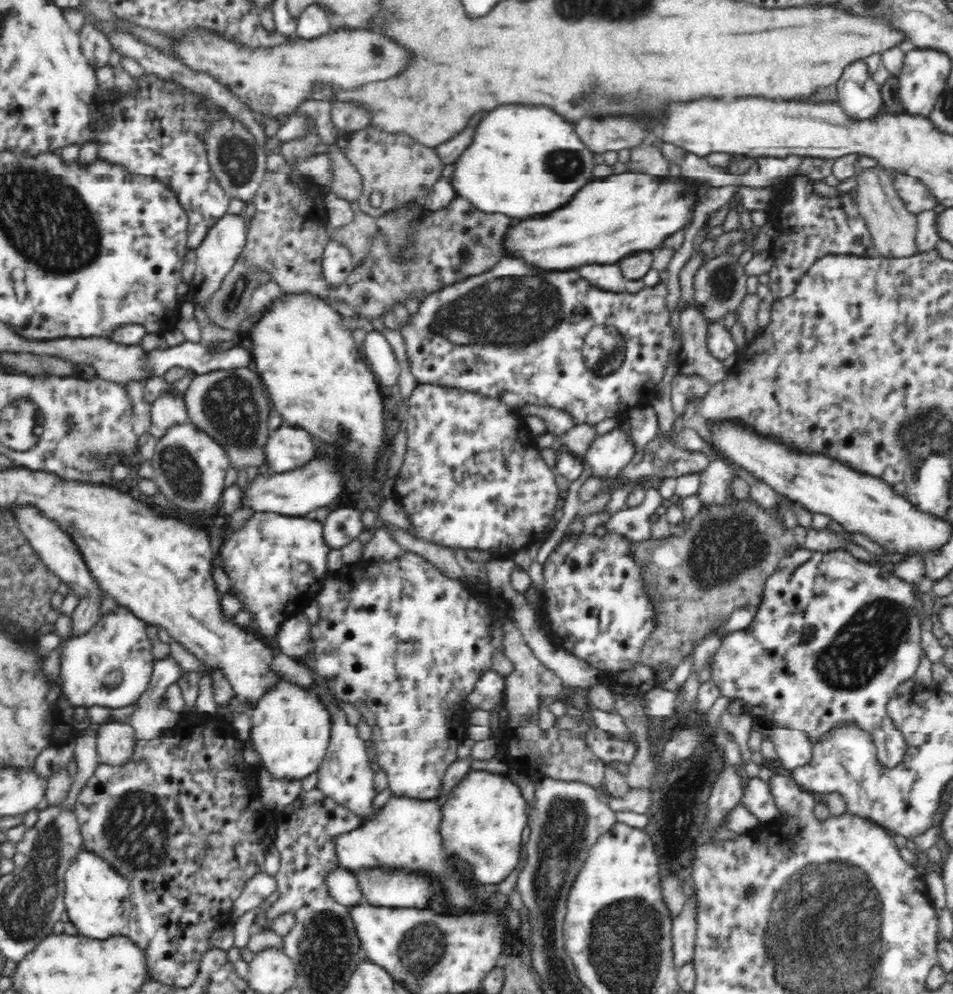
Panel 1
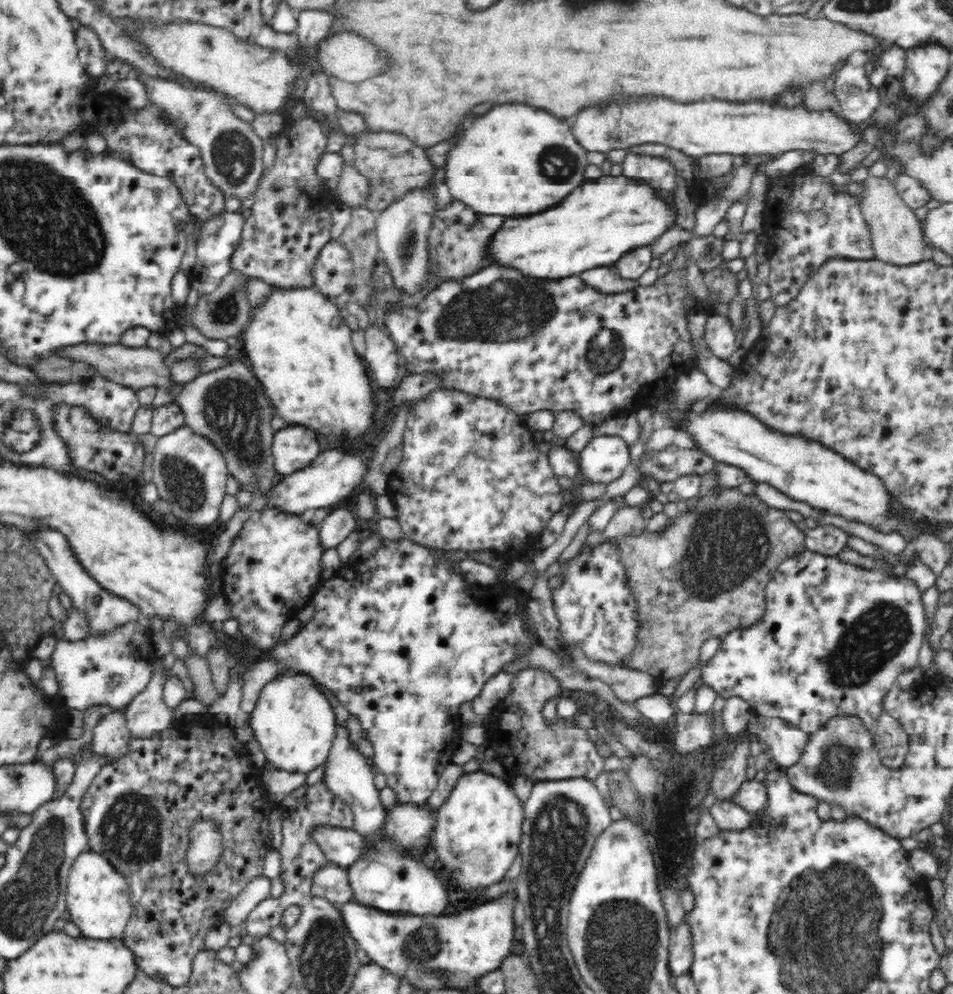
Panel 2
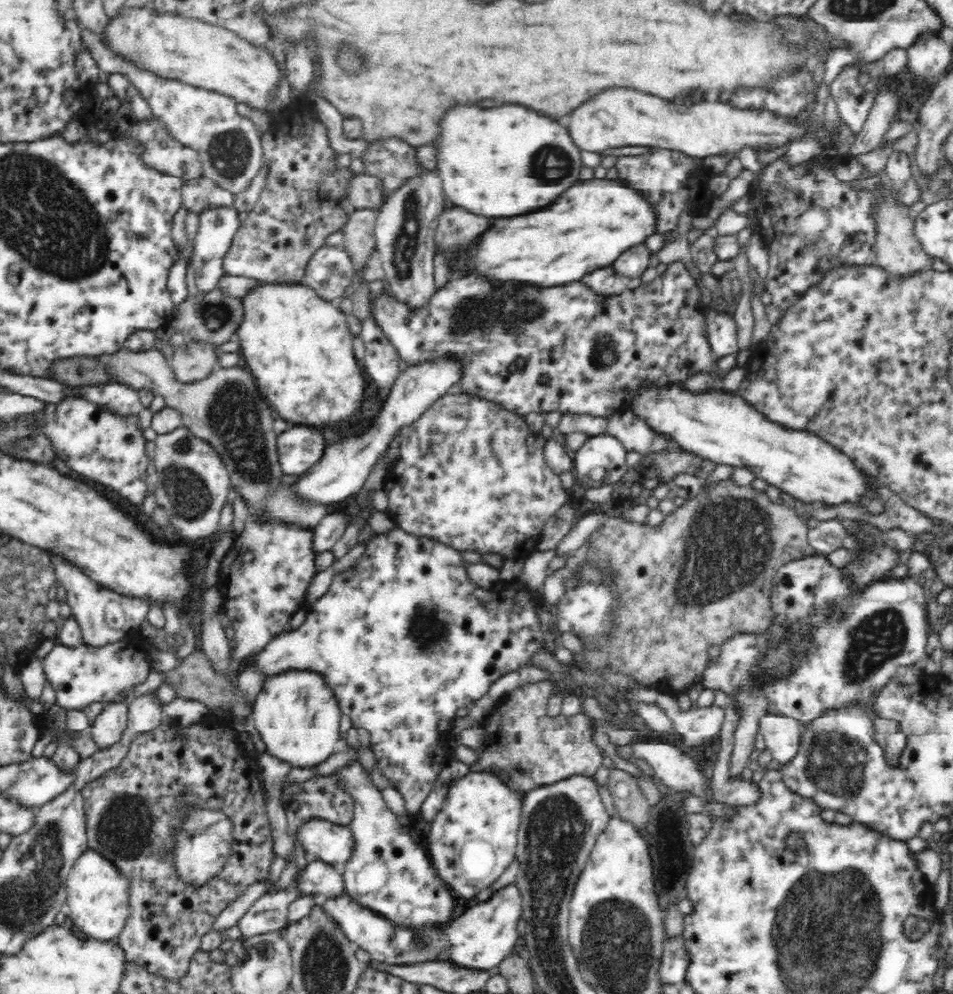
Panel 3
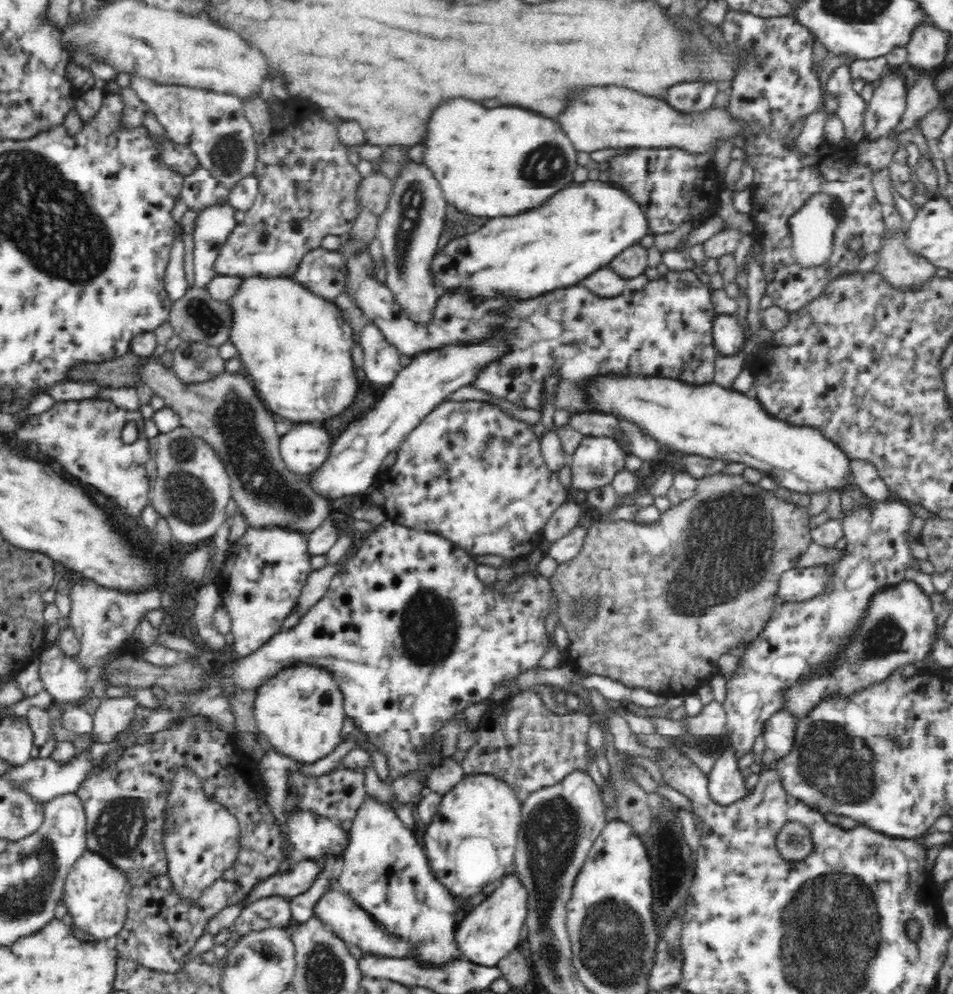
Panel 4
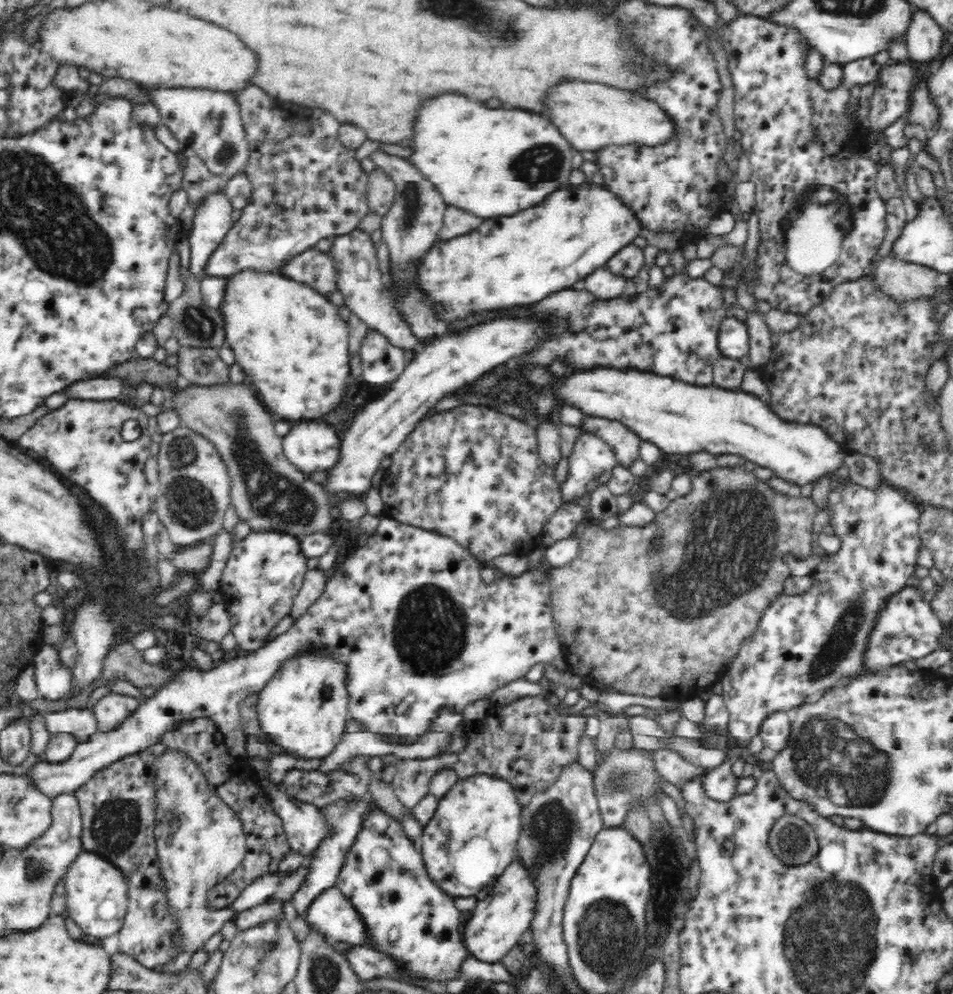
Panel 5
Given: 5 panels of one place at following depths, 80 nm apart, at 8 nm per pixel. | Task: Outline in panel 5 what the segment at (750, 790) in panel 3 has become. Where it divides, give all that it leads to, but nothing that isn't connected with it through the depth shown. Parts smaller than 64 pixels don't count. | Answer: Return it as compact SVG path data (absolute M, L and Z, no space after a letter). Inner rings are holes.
M729 763L716 766L701 778L703 794L717 801L727 801L736 796L737 784L738 778L732 774Z

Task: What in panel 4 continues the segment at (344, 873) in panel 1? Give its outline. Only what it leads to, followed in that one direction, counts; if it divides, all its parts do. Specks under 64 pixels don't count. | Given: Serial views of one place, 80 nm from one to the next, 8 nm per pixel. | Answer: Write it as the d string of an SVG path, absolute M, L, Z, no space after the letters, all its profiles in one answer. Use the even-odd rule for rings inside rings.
M300 859L290 871L274 874L258 882L242 900L242 906L250 906L264 898L282 897L290 902L292 898L310 888L319 867L316 860Z

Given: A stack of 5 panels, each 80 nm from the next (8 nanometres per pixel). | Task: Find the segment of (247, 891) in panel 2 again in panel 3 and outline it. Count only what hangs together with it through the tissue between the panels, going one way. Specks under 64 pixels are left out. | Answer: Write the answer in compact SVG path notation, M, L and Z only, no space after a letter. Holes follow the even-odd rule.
M255 882L252 884L242 896L238 897L232 904L229 904L220 912L214 922L214 932L224 932L233 926L237 926L240 918L246 914L247 910L250 910L250 906L265 894L265 882Z

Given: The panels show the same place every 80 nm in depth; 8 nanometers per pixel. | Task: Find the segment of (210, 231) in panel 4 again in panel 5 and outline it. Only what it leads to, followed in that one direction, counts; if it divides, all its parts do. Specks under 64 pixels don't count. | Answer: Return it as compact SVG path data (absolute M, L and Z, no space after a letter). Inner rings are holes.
M212 191L199 202L195 210L192 228L188 230L188 246L189 269L198 281L205 278L201 270L208 257L234 224L231 216L233 209L225 191Z

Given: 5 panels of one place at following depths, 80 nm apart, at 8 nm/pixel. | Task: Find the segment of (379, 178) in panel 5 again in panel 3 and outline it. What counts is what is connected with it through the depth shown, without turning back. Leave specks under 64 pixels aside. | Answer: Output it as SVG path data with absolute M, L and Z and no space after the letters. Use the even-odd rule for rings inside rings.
M359 169L348 188L348 199L357 209L373 209L375 212L385 204L388 194L383 190L383 182L374 175L364 174Z

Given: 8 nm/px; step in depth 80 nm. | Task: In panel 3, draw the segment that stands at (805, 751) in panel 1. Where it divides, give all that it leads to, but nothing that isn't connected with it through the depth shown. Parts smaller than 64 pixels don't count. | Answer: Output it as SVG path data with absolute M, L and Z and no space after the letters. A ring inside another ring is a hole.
M769 714L760 720L760 733L765 739L765 746L771 750L771 754L782 765L795 755L801 738L803 724L799 720L786 715Z

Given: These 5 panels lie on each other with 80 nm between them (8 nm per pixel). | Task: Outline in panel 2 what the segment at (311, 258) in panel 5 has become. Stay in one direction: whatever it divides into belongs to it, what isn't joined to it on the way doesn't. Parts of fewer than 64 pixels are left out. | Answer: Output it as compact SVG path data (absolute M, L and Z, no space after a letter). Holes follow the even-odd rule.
M340 241L326 243L312 266L313 286L333 301L353 282L353 262Z

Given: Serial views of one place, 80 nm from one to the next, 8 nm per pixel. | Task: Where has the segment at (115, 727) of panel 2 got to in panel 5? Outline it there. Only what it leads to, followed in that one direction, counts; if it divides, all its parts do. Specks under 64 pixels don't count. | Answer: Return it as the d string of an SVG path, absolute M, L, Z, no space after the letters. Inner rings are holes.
M108 692L92 708L98 719L98 730L109 731L118 726L136 710L138 703L138 699L123 692Z

